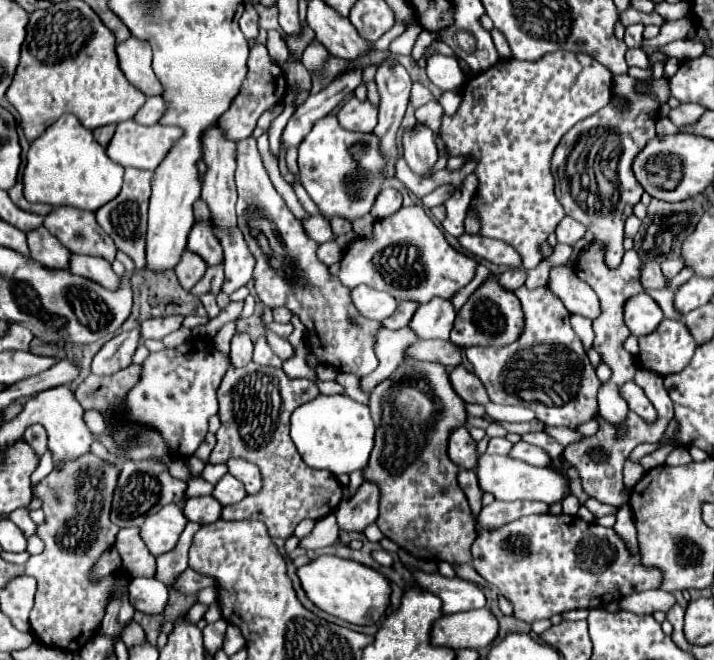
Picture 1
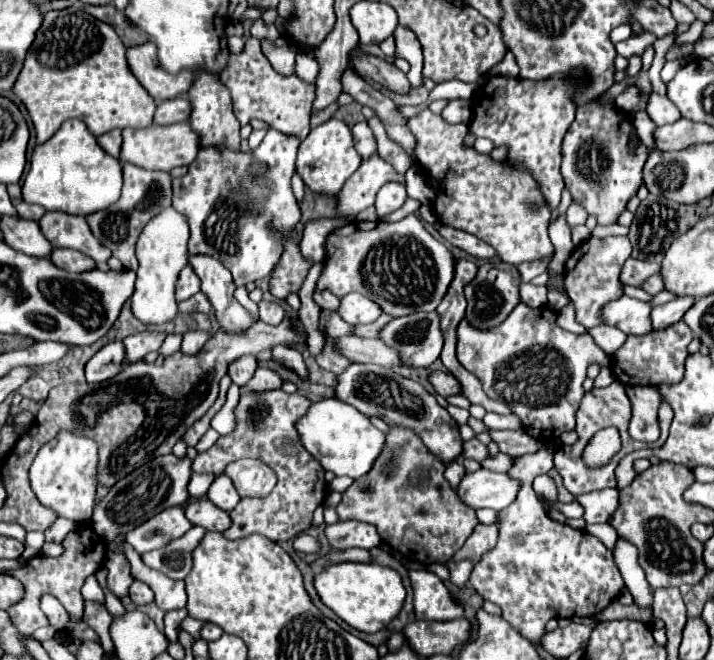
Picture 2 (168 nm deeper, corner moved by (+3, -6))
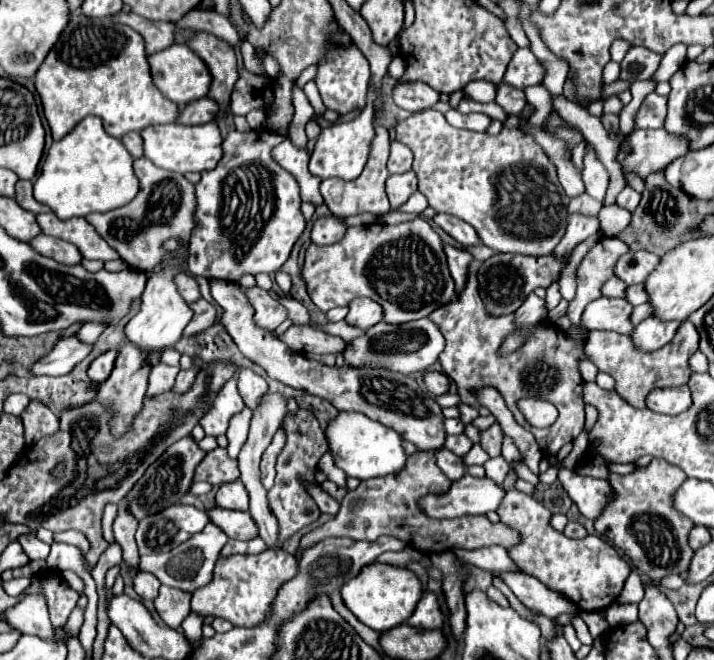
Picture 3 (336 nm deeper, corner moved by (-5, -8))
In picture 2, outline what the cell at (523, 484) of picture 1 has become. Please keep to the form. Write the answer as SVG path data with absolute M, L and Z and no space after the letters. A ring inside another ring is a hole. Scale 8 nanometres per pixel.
M480 468L472 474L466 474L458 484L456 492L458 498L474 510L492 508L500 512L514 500L518 492L518 482L510 480L506 474Z

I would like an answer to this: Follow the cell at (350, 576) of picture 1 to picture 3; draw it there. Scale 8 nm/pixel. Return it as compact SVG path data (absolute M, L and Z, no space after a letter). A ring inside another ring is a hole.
M372 562L368 566L364 566L358 576L354 576L350 582L346 582L340 590L342 600L346 604L346 608L368 628L378 630L378 632L386 632L402 622L406 622L418 600L422 598L422 584L416 578L414 572L406 570L406 568L398 568L398 566L390 566L390 564L380 564L380 562Z

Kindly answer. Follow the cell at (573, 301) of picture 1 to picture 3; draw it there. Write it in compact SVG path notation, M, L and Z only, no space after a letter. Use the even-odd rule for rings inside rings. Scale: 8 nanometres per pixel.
M422 110L422 112L416 112L412 114L410 118L406 120L400 120L398 126L396 126L396 138L406 144L412 152L414 152L414 172L418 176L418 190L428 198L428 204L436 210L436 212L446 212L446 214L452 214L460 220L464 220L466 224L470 224L476 234L482 238L482 242L496 250L496 252L502 252L502 254L522 254L522 256L546 256L554 250L554 246L560 242L562 234L566 232L566 222L568 222L568 196L564 194L564 188L560 186L558 182L558 176L556 176L556 170L554 170L554 164L550 162L550 158L546 158L546 152L542 150L542 146L538 142L534 142L534 138L530 136L522 136L520 130L502 130L498 136L488 136L488 134L482 134L482 132L470 132L470 130L460 130L460 128L454 128L446 122L444 114L438 112L438 110Z

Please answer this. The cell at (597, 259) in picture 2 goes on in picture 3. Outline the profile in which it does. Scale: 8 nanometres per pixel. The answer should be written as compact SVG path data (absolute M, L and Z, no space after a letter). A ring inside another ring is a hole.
M602 238L598 244L586 254L582 264L578 266L578 290L574 302L568 306L568 318L572 324L582 322L582 310L594 300L602 296L602 286L606 280L614 276L614 262L622 254L626 254L628 244L620 238Z

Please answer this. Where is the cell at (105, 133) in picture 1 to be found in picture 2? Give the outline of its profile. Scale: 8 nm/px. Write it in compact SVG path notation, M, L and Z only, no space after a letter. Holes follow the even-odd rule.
M110 130L102 136L98 136L98 144L114 158L120 156L120 148L122 148L122 130Z

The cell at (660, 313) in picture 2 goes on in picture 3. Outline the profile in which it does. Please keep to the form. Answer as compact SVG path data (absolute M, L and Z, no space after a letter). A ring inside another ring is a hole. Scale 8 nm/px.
M650 316L644 322L640 322L632 334L632 340L640 350L658 350L666 342L672 340L676 334L680 322L658 322L658 318Z

